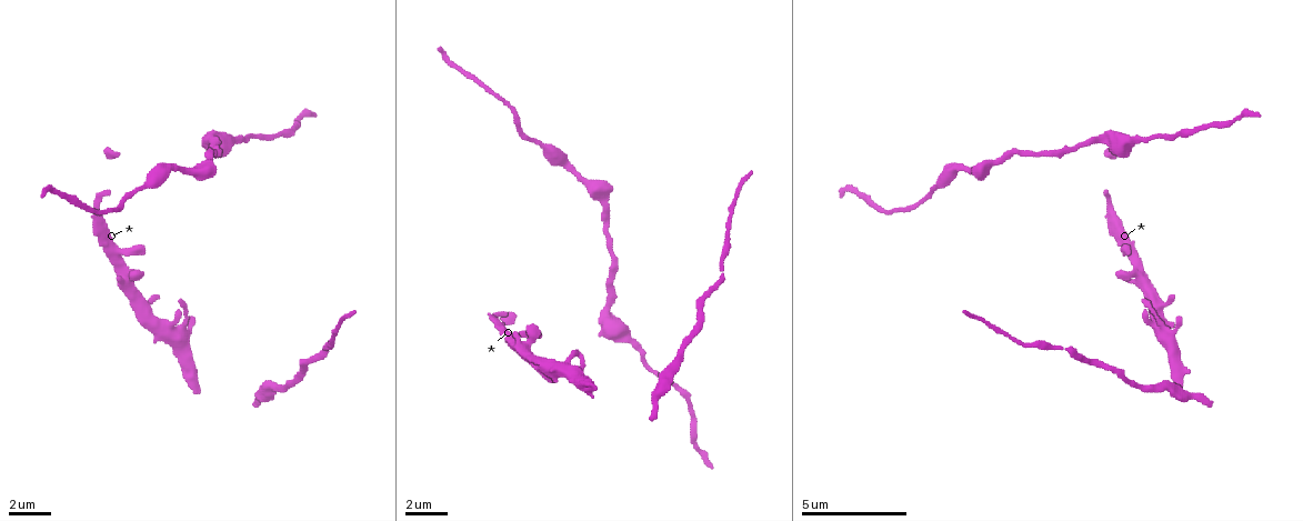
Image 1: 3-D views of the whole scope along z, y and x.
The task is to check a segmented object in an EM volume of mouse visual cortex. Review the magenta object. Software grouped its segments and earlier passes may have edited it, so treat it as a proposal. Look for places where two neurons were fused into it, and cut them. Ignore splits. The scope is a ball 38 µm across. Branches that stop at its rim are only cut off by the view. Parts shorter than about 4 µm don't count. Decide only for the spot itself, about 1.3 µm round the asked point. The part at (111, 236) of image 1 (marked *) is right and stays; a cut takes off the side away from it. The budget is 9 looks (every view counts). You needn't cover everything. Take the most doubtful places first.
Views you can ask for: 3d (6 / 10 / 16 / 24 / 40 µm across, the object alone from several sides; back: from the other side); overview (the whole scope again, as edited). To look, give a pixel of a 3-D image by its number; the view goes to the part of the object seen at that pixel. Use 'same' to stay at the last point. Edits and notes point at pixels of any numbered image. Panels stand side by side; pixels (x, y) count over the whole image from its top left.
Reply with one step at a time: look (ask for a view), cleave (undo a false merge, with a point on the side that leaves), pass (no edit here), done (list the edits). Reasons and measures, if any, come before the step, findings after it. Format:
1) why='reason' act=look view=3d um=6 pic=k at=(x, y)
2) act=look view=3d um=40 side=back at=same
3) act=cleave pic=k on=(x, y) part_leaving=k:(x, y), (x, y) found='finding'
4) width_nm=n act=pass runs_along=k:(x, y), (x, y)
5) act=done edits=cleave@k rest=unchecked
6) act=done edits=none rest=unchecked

act=look view=3d um=6 pic=1 at=(1105, 134)

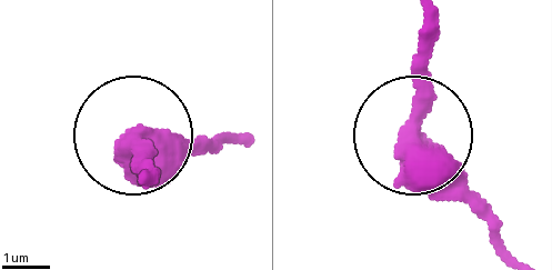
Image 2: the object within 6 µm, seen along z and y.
width_nm=440 act=pass found='one neuron here'

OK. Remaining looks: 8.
why='calibre changes' act=look view=3d um=10 pic=1 at=(1012, 154)

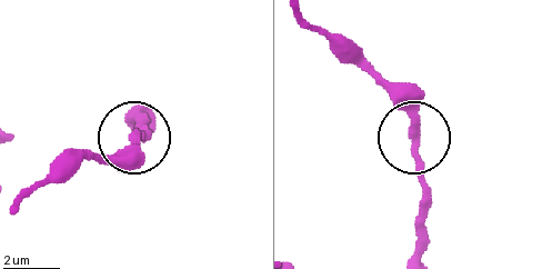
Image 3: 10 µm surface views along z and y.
width_nm=270 act=pass found='one neuron here'

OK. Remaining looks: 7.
why='sudden change in width' act=look view=3d um=10 pic=1 at=(542, 147)

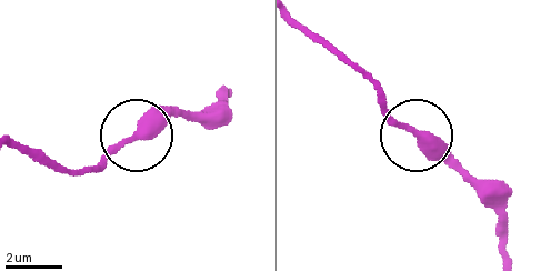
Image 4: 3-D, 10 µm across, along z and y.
act=look view=3d um=6 pic=4 at=(416, 136)

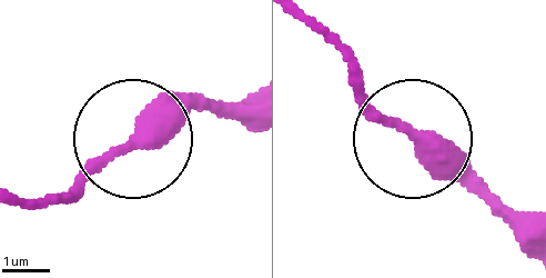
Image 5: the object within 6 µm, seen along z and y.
act=pass found='all the same neuron'

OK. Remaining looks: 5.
why='narrows sharply' act=look view=3d um=10 pic=1 at=(1061, 349)

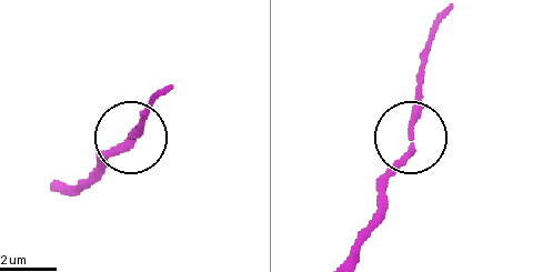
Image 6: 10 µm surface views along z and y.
act=pass found='all the same neuron'

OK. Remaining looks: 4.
act=done edits=none rest=unchecked

